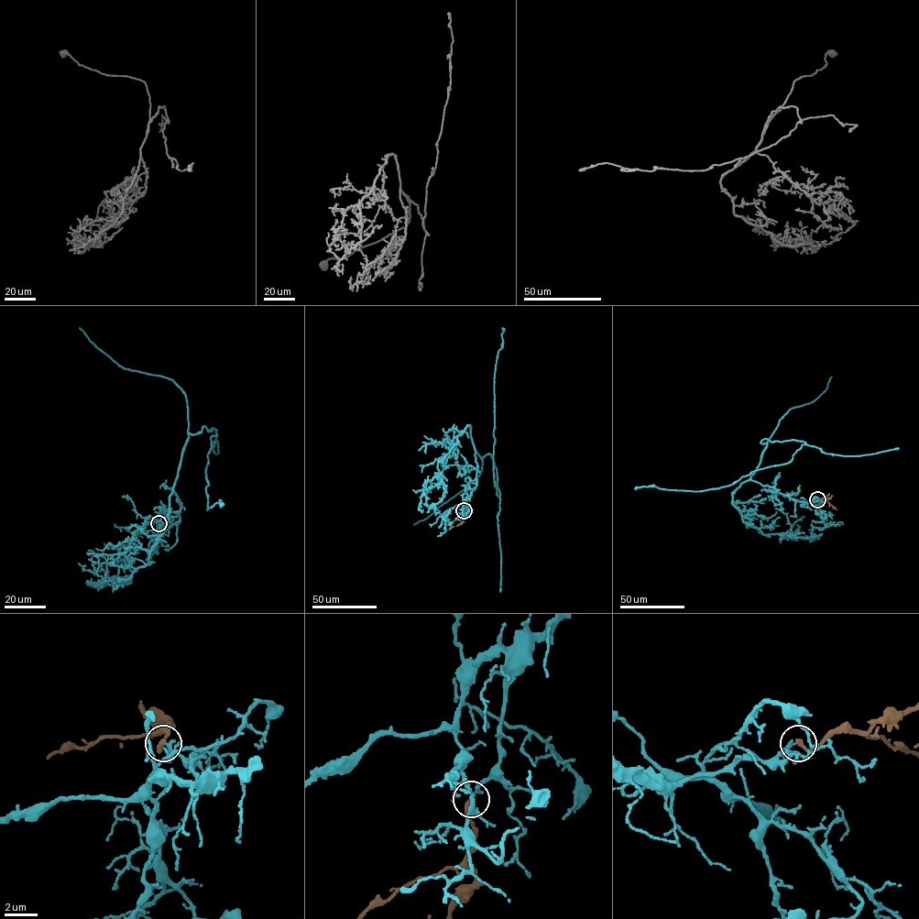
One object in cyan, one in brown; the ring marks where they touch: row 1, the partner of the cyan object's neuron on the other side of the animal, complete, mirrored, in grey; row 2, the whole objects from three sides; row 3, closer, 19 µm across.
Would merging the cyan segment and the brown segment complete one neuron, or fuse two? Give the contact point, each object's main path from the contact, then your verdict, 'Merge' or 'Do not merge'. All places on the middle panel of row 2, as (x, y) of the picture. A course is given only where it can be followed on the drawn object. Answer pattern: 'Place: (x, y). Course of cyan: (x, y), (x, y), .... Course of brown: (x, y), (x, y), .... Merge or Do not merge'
Place: (464, 510). Course of cyan: (464, 510), (476, 485), (473, 444), (482, 459), (490, 454), (500, 498), (493, 432), (502, 327). Course of brown: (464, 510), (451, 527), (454, 526). Merge

